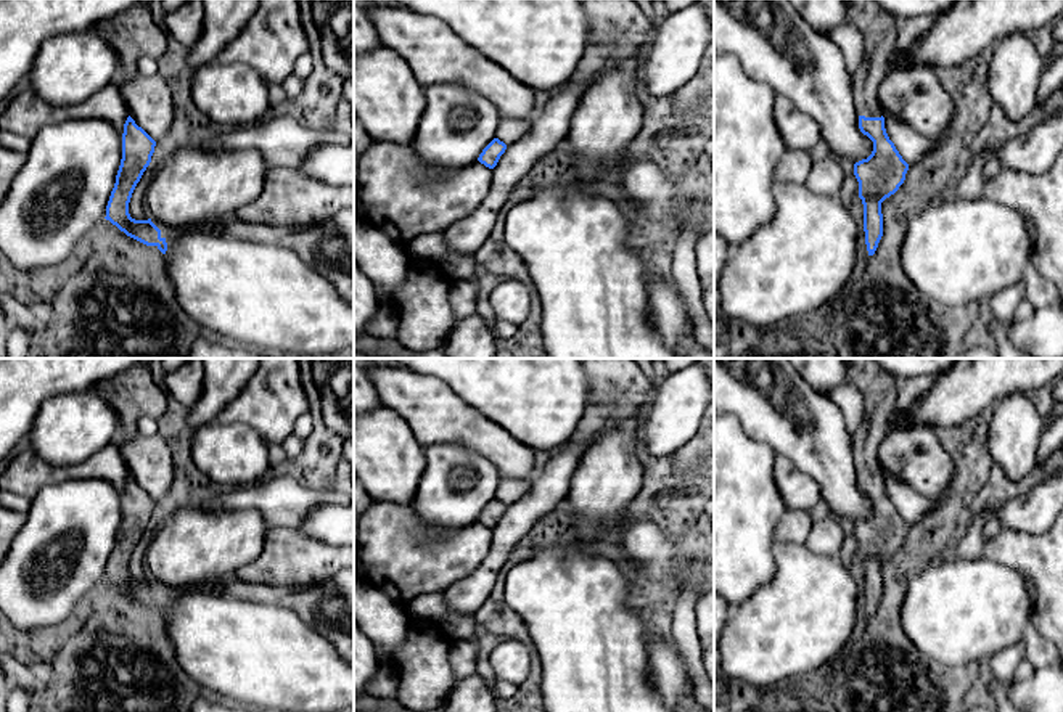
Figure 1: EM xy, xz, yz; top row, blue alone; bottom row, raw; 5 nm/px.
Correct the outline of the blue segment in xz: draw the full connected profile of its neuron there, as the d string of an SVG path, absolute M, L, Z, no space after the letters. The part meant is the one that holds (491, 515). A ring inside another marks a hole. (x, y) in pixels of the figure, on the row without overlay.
M494 498L479 514L478 521L484 524L489 529L494 529L500 519L500 516L505 513L507 505L500 501L499 498Z

